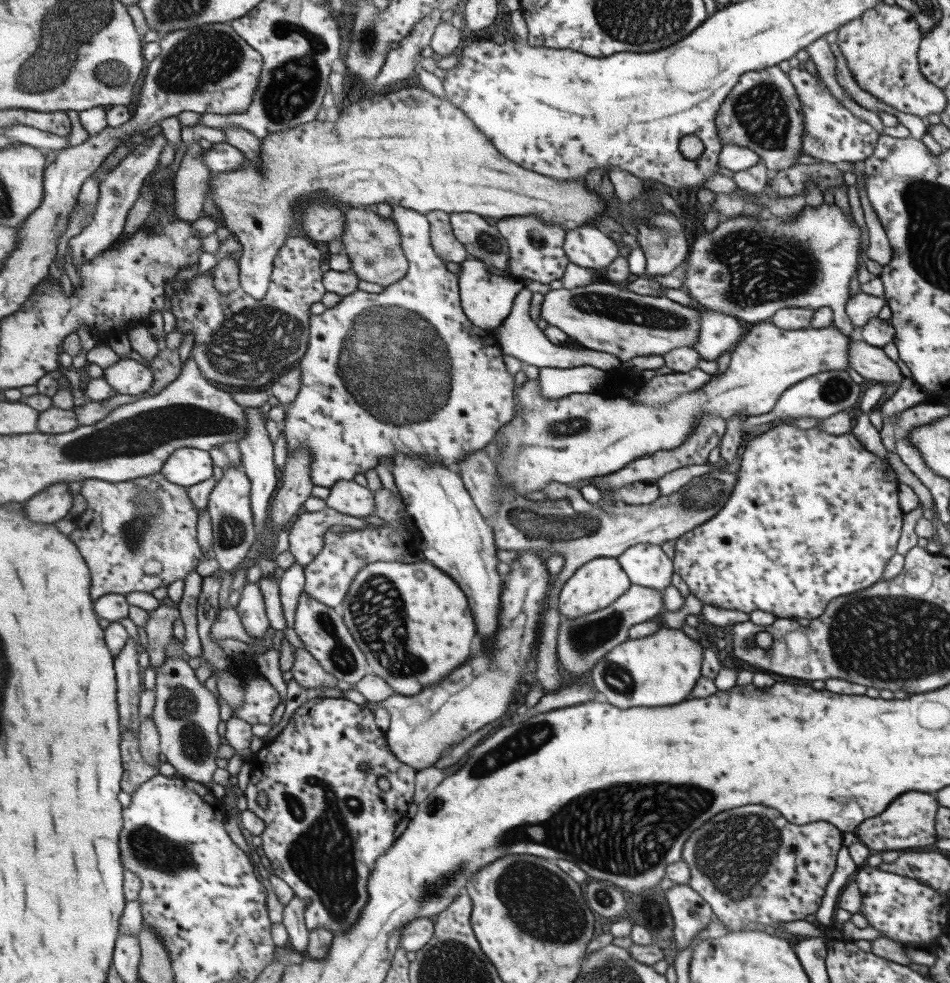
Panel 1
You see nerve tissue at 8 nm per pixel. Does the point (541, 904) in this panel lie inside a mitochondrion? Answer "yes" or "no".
yes

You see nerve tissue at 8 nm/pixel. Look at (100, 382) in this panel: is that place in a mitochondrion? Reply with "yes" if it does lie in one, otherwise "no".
no

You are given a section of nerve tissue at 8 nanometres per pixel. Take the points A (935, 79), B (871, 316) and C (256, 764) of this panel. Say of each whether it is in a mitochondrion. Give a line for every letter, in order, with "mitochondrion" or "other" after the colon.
A: other
B: other
C: other

